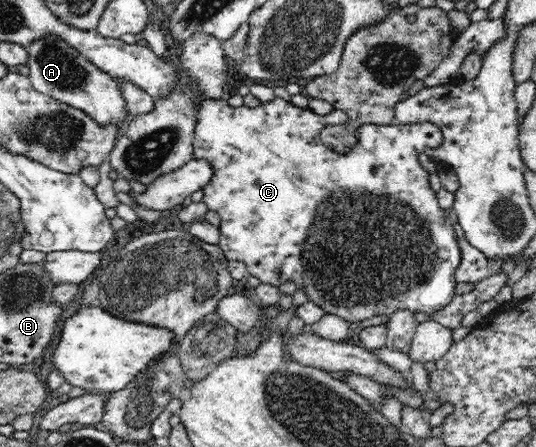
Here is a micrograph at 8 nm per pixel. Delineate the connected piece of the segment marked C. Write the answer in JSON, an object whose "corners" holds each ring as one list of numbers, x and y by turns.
{"corners":[[200,96,196,102,193,158,207,160,213,168,213,179,203,188,203,201,209,211,212,210,220,215,218,245,229,261,243,262,251,278,259,279,262,283,271,284,277,288,280,284,292,280,298,289,308,295,310,302,348,323,361,322,379,315,389,317,398,310,410,310,413,313,426,312,426,315,434,315,455,298,457,282,454,276,461,261,461,248,457,239,460,232,457,223,448,210,438,205,436,192,429,183,428,171,418,161,418,154,424,152,426,147,438,148,442,144,442,131,436,124,430,122,401,126,394,122,390,125,362,124,357,128,357,143,349,153,337,153,328,148,320,139,322,128,332,126,332,124,348,124,350,120,351,118,344,111,336,108,321,116,309,108,298,107,278,96,275,96,272,101,261,102,254,108,245,105,232,107,227,100,221,98,214,100,207,96]]}

